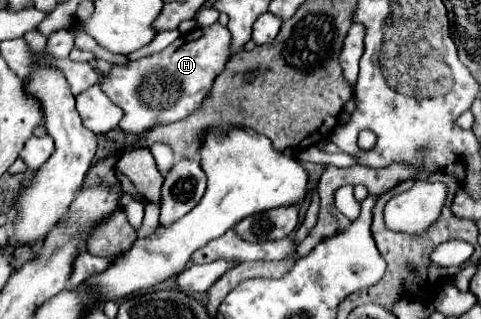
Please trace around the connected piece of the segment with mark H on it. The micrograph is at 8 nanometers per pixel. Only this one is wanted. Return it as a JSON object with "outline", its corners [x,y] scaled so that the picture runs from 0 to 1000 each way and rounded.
{"outline":[[[443,72],[376,110],[331,166],[268,191],[264,204],[231,204],[206,266],[210,285],[260,348],[247,398],[264,417],[297,417],[397,361],[422,323],[422,304],[430,304],[447,241],[464,223],[476,185],[476,129],[472,85]]]}

